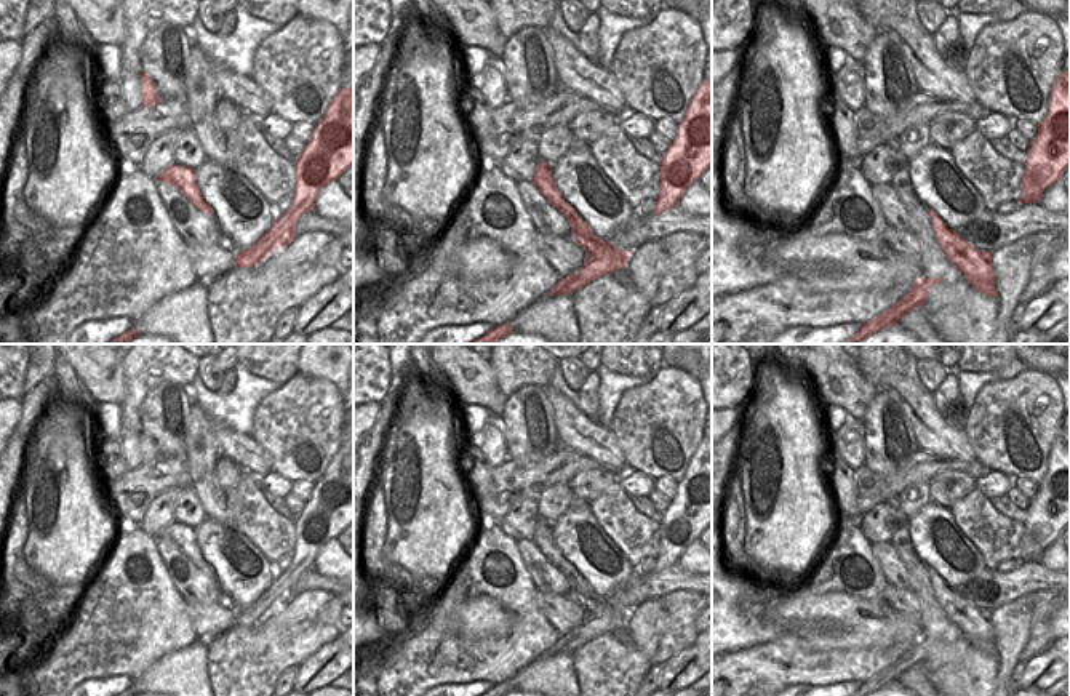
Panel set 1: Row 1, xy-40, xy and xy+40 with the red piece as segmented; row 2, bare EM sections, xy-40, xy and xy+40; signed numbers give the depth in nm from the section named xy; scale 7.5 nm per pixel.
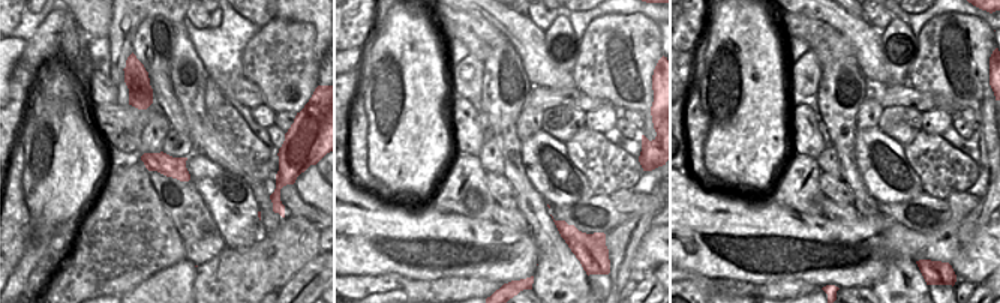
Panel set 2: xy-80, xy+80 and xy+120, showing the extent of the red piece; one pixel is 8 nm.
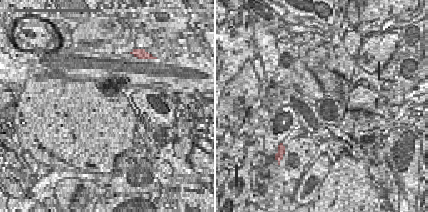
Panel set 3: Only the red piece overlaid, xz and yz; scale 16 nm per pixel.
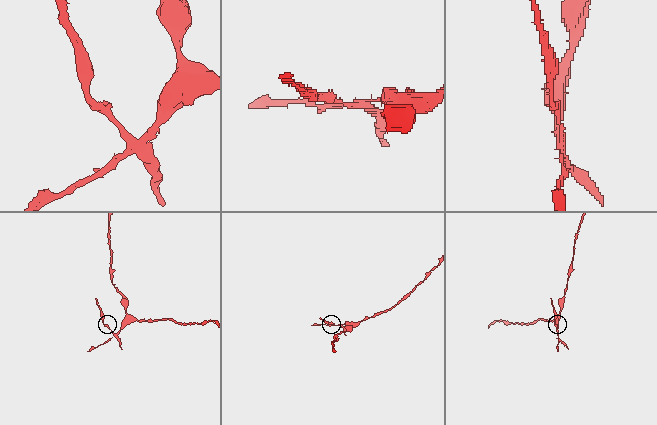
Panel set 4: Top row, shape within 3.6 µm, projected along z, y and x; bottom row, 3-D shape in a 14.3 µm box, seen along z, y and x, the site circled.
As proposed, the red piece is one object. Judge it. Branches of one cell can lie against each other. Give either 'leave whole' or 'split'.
split

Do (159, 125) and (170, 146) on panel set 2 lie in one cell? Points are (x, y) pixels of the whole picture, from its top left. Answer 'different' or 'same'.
different

